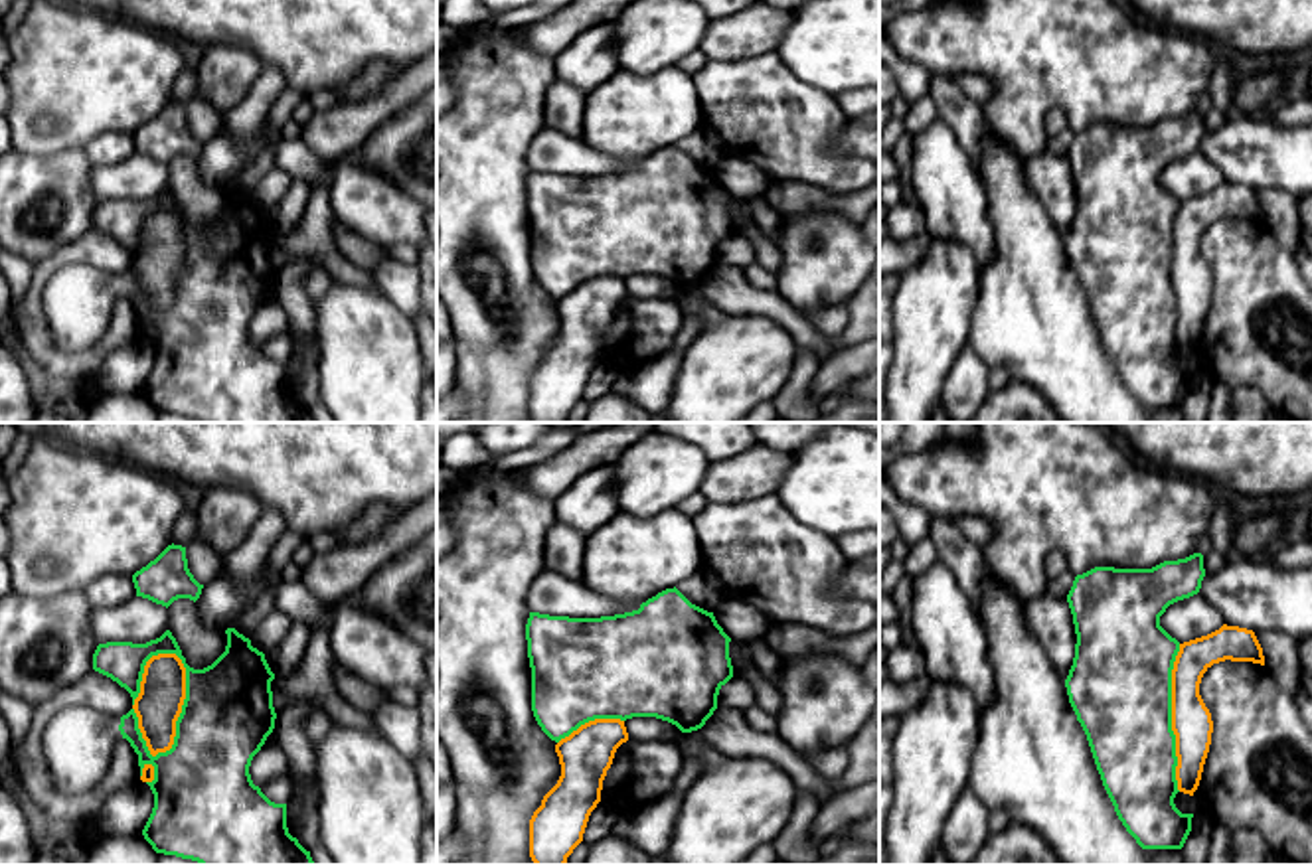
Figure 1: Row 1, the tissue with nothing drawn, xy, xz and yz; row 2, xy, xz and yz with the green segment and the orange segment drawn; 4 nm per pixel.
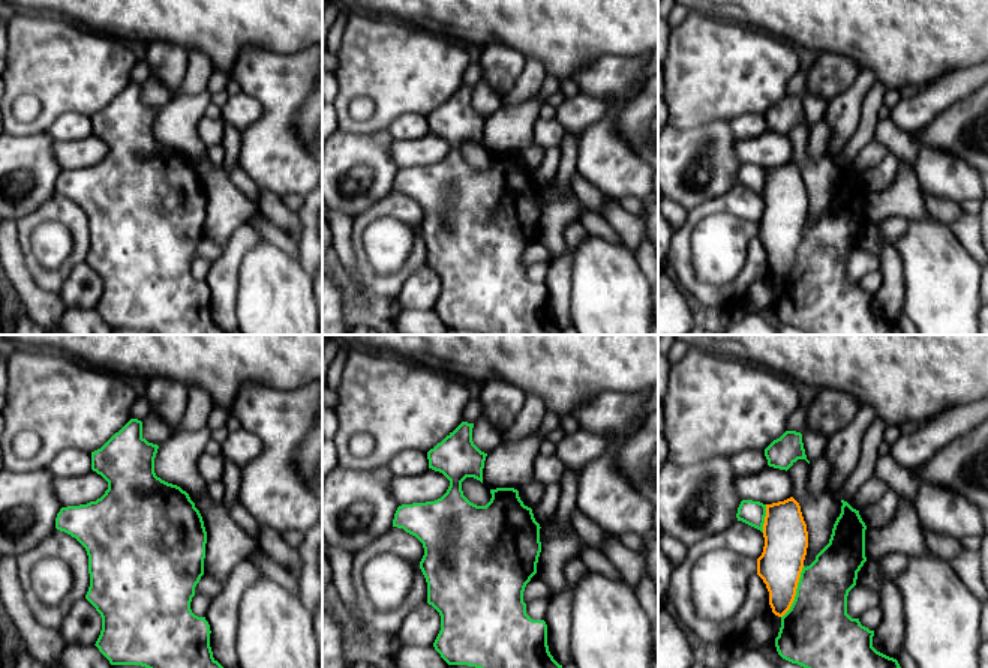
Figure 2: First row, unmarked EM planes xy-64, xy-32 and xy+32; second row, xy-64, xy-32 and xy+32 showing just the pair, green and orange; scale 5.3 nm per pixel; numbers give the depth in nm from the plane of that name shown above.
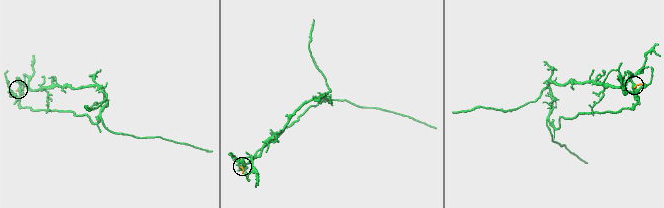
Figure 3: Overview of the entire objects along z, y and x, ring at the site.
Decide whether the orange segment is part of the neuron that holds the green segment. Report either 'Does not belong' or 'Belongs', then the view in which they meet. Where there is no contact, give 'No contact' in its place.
Does not belong. Touches green in xy

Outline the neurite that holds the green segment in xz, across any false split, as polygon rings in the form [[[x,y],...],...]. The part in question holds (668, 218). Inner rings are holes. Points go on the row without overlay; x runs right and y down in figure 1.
[[[676,144],[638,168],[569,176],[530,170],[526,182],[532,225],[532,269],[555,300],[595,276],[656,275],[682,290],[697,288],[717,267],[719,247],[733,235],[731,196],[713,170],[692,162]]]

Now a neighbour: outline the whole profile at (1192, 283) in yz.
[[[1227,184],[1180,201],[1172,227],[1172,288],[1176,292],[1178,348],[1193,354],[1211,302],[1213,278],[1199,253],[1203,231],[1219,219],[1265,223],[1263,205],[1253,188]]]

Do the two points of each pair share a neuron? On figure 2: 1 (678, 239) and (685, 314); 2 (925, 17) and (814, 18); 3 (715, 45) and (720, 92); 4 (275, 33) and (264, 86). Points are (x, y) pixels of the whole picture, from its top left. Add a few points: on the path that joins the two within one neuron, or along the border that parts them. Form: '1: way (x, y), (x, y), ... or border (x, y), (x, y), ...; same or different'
1: border (673, 275), (697, 309); different
2: way (898, 17), (841, 17); same
3: way (715, 57), (715, 69), (720, 80); same
4: border (306, 47), (272, 53), (248, 45), (237, 60); different

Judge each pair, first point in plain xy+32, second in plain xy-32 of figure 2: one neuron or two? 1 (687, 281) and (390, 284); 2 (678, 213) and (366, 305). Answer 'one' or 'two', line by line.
1: one
2: one

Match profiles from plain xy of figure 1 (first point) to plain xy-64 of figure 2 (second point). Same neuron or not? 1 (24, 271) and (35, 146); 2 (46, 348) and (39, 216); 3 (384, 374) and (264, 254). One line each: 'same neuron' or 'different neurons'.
1: different neurons
2: same neuron
3: same neuron

